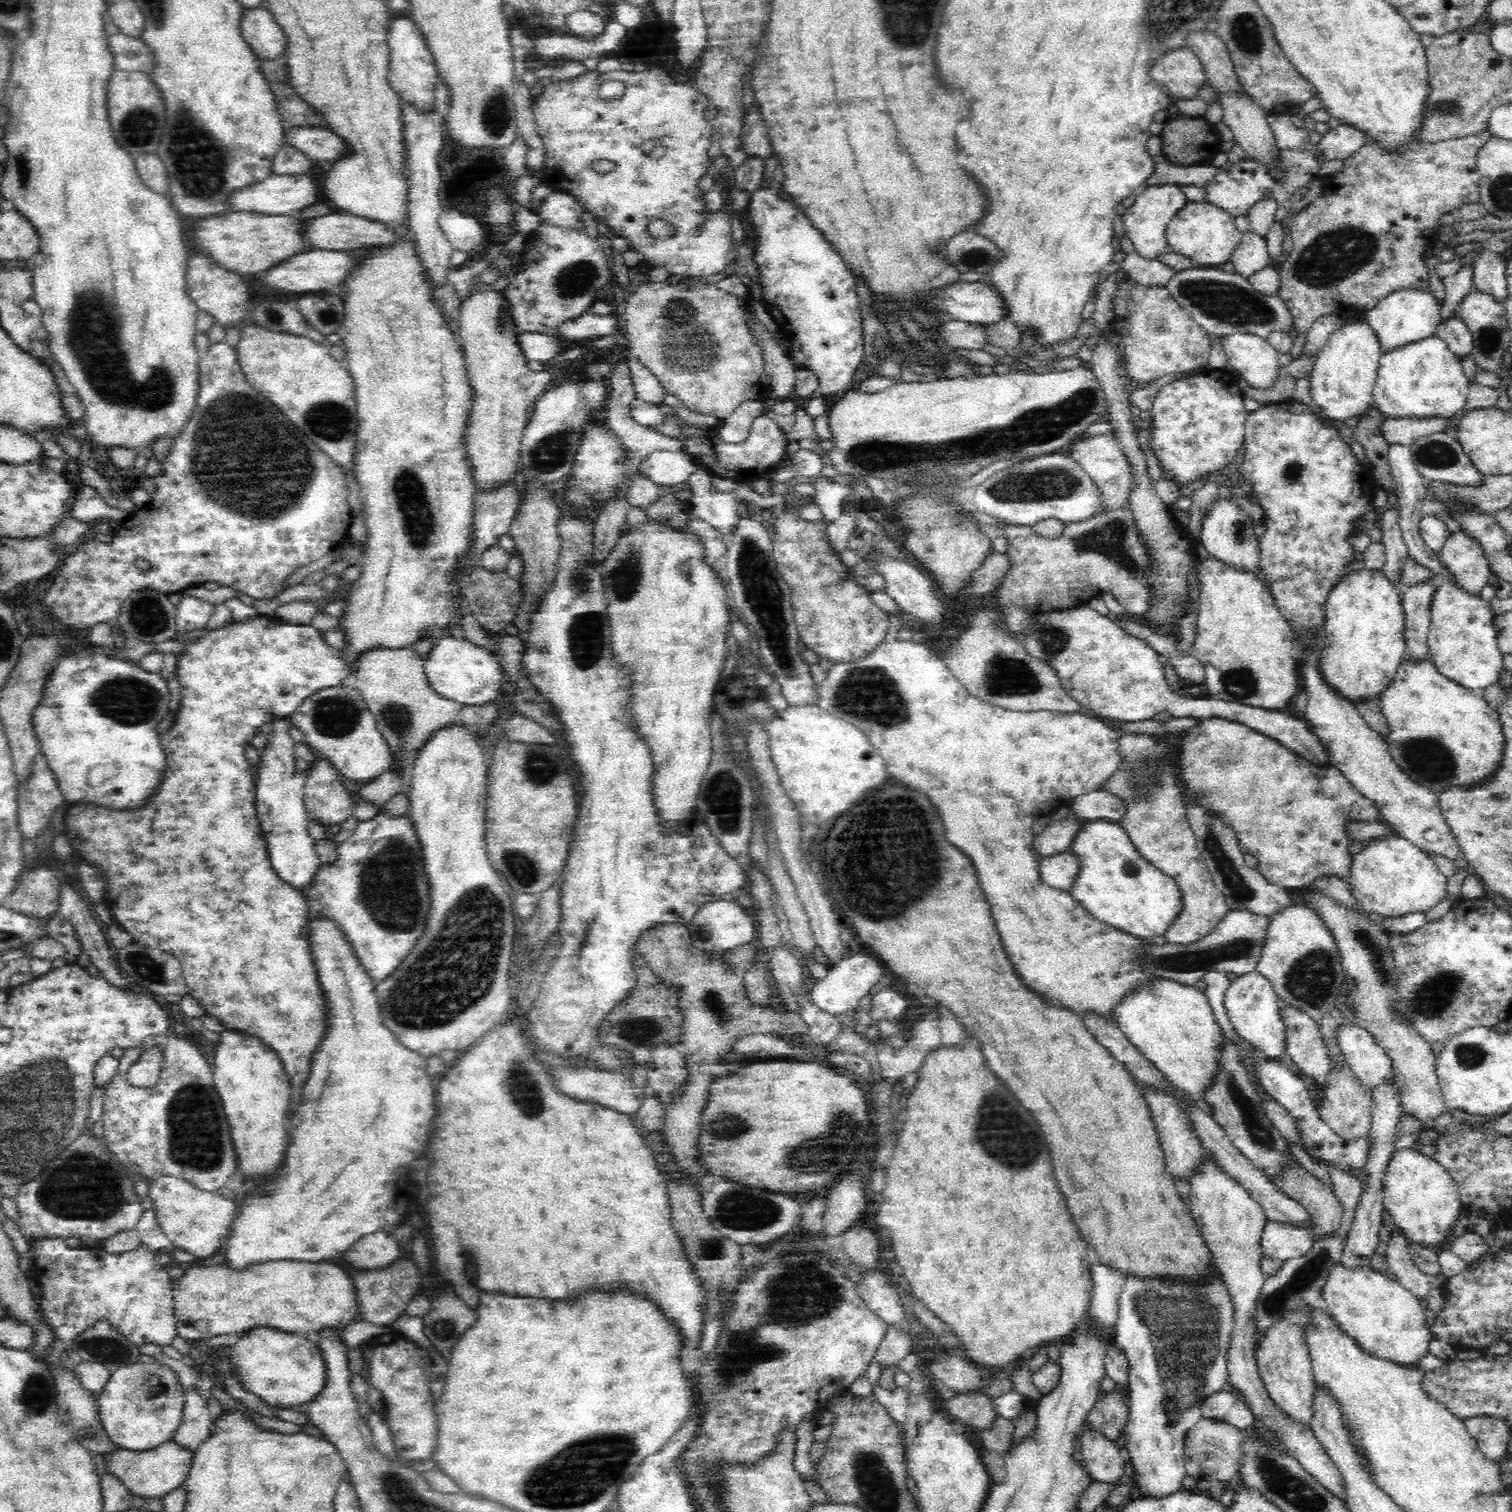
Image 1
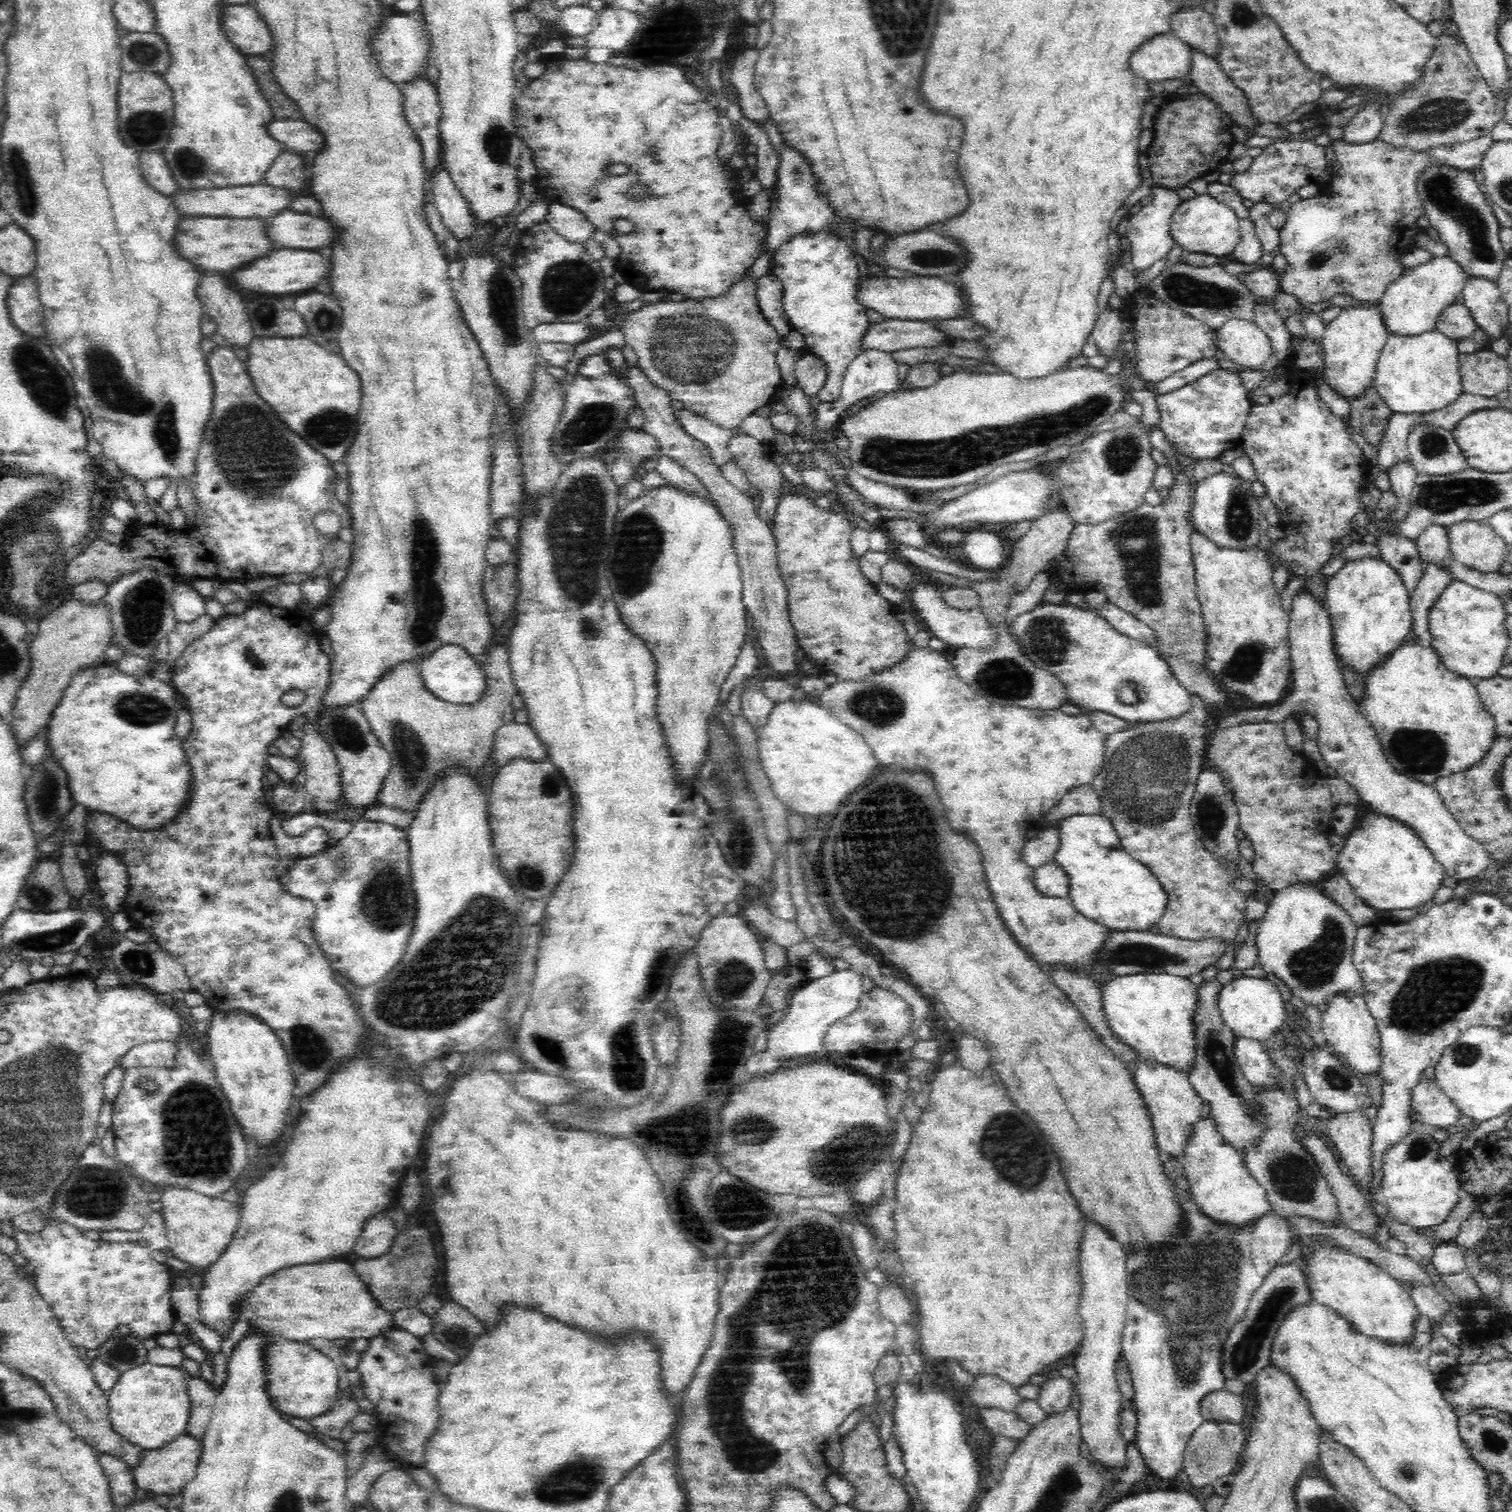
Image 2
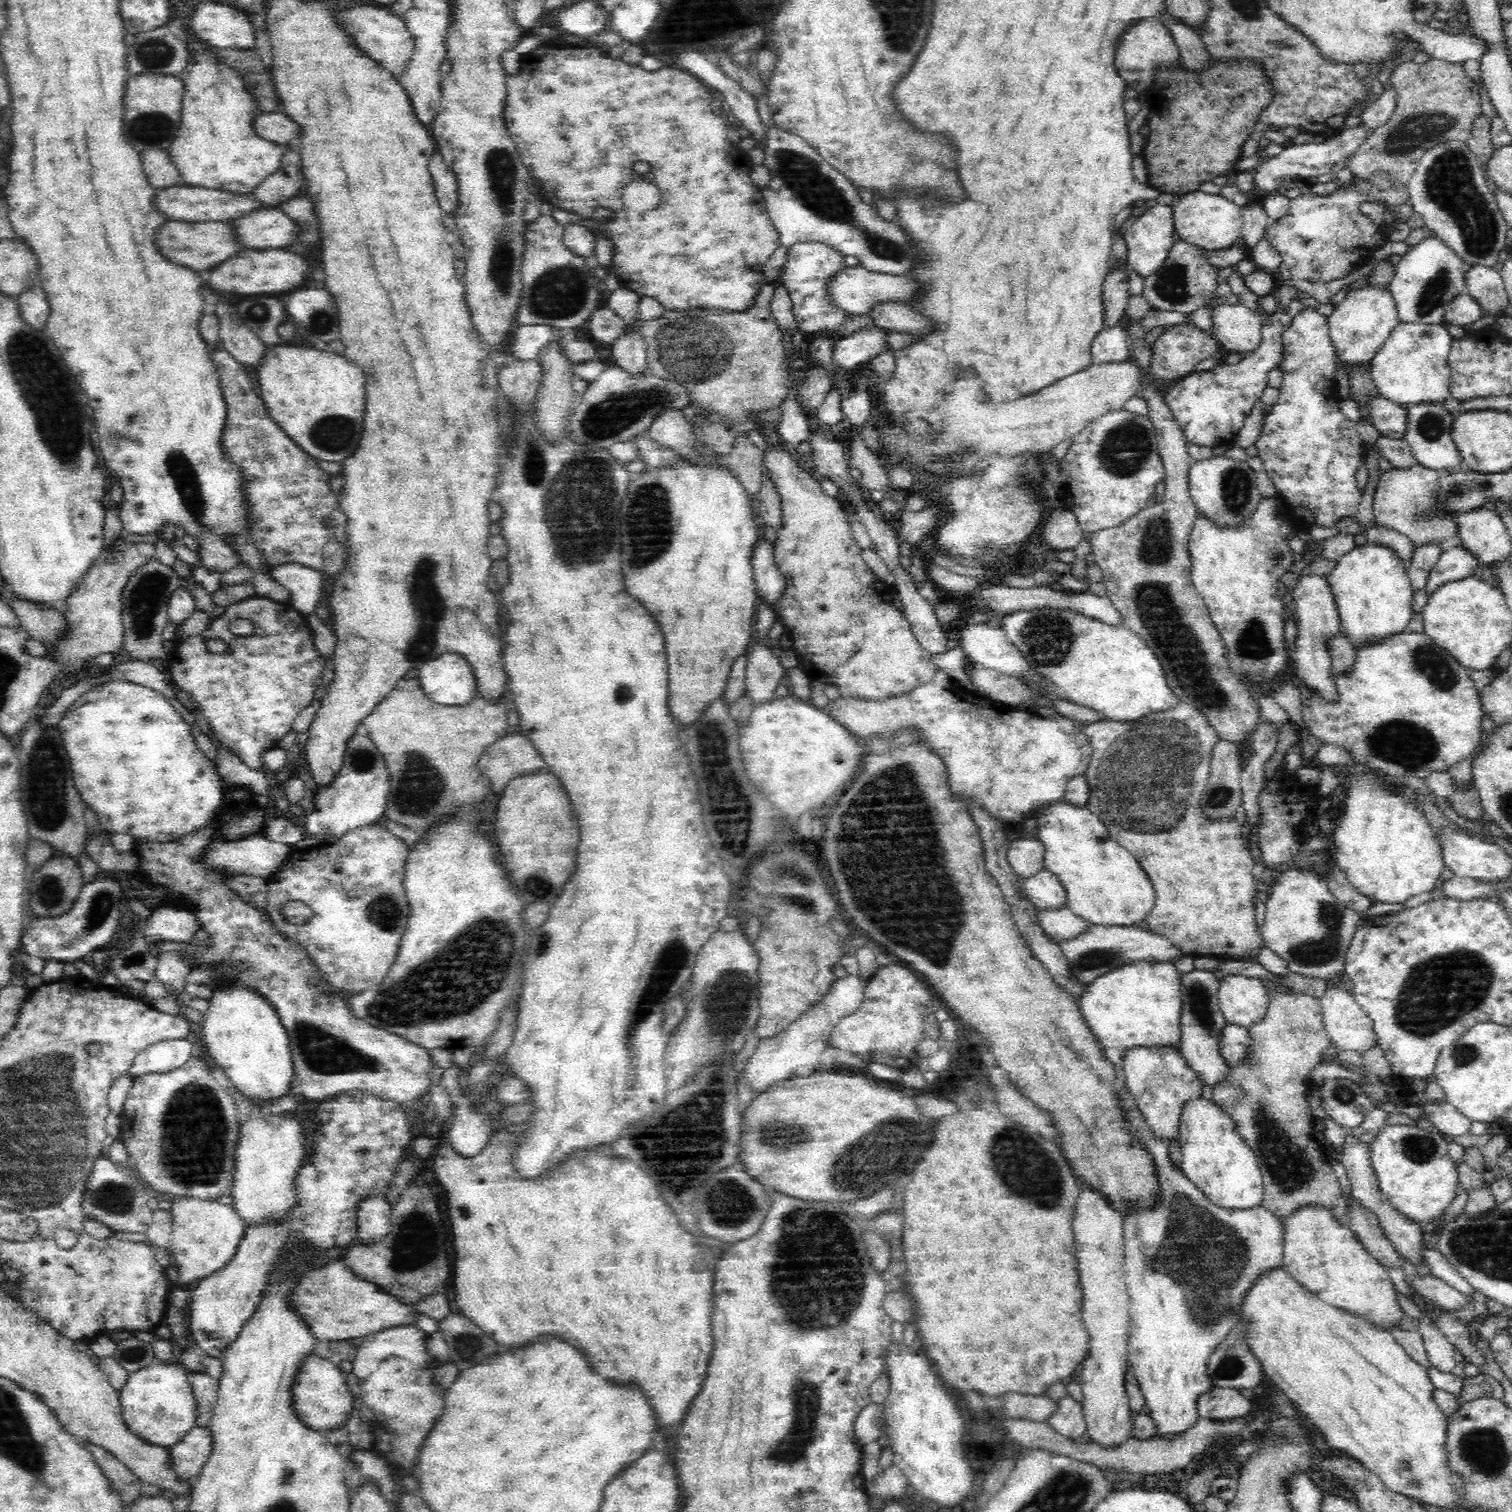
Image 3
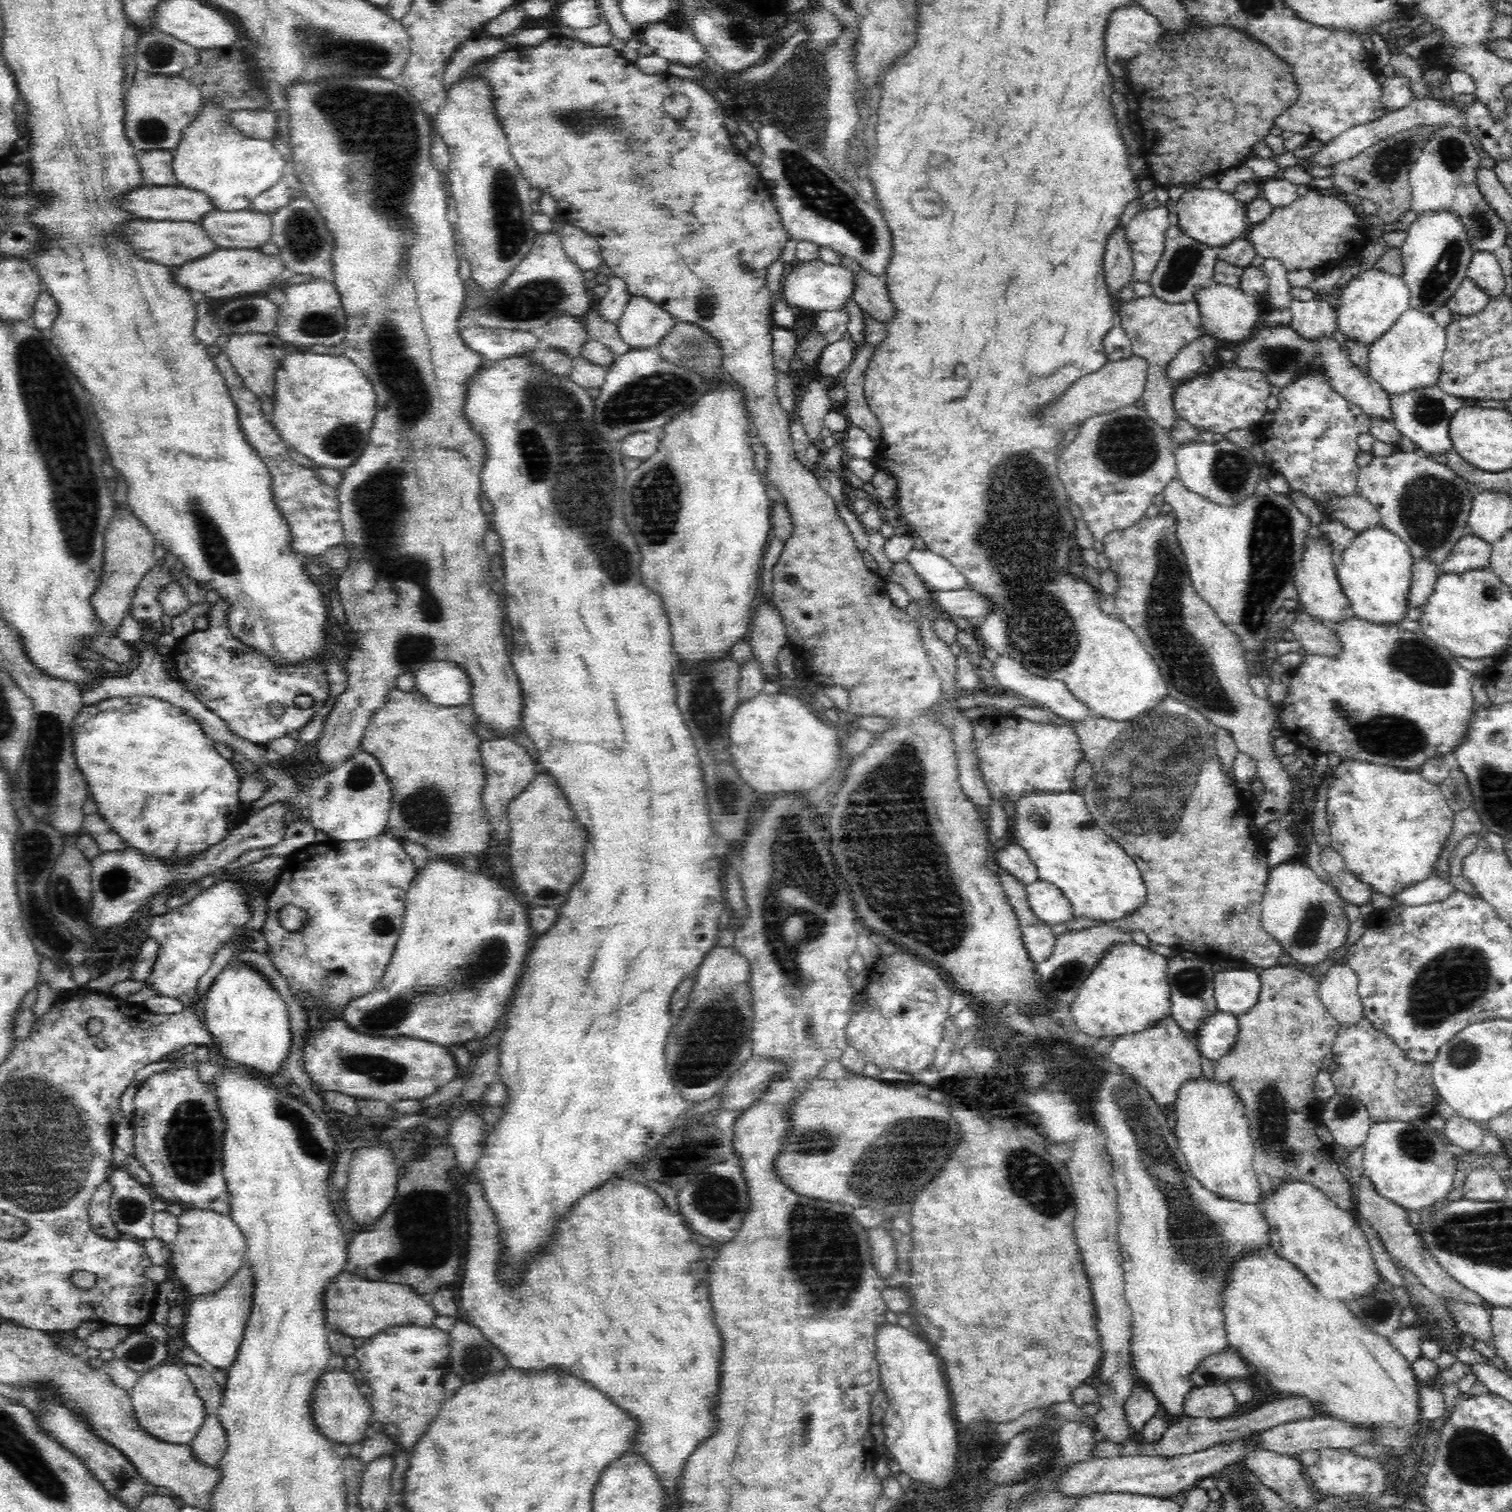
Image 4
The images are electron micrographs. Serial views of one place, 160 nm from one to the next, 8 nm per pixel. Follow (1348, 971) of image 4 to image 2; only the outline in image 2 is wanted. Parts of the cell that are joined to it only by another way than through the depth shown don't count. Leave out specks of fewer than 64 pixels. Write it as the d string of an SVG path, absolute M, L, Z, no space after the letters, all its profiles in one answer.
M1346 993L1332 998L1321 1011L1321 1031L1326 1036L1326 1044L1331 1051L1336 1052L1354 1073L1372 1076L1373 1072L1381 1070L1381 1036L1376 1019L1371 1015L1361 994Z

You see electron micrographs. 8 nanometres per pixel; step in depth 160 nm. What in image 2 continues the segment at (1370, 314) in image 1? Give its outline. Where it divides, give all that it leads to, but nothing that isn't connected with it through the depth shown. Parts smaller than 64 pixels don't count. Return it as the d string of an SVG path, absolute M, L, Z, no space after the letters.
M1432 255L1430 261L1404 271L1402 276L1387 287L1383 298L1379 301L1381 316L1385 328L1395 334L1414 334L1436 329L1436 325L1444 308L1459 302L1460 296L1468 280L1468 274L1448 256Z

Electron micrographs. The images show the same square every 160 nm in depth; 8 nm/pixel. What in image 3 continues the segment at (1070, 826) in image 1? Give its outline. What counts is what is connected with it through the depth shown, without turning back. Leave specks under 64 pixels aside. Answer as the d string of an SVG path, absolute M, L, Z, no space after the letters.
M1012 839L1007 850L1007 859L1015 874L1030 878L1043 869L1044 845L1039 840Z

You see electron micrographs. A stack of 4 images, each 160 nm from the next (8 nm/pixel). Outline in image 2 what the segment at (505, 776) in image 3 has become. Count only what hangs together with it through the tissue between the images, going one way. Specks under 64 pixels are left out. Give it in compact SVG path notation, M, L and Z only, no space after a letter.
M514 722L502 726L496 733L492 742L491 756L499 768L508 766L518 757L528 759L529 762L544 762L548 760L544 742L528 724Z

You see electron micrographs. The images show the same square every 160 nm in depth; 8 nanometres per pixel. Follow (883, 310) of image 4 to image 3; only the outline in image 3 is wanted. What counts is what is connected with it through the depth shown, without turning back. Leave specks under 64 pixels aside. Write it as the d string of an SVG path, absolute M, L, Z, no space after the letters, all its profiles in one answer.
M880 302L866 314L874 322L874 326L888 328L891 331L904 334L918 334L928 332L932 325L924 315L914 311L912 307L902 302Z

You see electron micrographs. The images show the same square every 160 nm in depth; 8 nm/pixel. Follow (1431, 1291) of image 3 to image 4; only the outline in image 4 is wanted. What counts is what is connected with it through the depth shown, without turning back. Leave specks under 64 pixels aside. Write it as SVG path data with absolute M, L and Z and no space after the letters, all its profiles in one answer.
M1447 1301L1449 1309L1452 1311L1452 1315L1456 1317L1456 1323L1458 1323L1458 1330L1461 1330L1465 1334L1470 1334L1473 1338L1480 1342L1486 1342L1492 1345L1493 1344L1493 1331L1491 1326L1491 1312L1488 1312L1484 1307L1480 1307L1474 1304L1466 1303L1454 1303L1454 1301Z

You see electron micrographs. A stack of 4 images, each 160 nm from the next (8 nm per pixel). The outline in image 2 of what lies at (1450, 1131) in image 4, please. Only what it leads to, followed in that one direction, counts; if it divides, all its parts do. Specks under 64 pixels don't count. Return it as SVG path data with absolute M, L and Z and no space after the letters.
M1424 1075L1412 1089L1412 1108L1422 1128L1423 1124L1428 1124L1428 1127L1448 1130L1456 1126L1462 1117L1460 1109L1446 1096L1438 1083Z

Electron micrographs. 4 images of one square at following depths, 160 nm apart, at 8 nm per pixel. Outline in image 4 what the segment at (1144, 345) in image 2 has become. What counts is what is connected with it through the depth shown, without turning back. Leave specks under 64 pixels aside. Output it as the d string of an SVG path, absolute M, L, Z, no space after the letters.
M1204 334L1196 338L1167 366L1166 373L1172 380L1192 380L1200 372L1200 366L1206 364L1213 358L1216 338L1210 334Z

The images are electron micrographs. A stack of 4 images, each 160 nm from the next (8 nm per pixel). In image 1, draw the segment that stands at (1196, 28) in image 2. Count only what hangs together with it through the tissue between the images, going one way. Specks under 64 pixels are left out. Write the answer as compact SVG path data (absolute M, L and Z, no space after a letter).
M1207 28L1190 32L1186 48L1198 55L1204 67L1206 78L1208 78L1207 82L1214 88L1216 93L1246 93L1234 70L1227 46L1215 35L1215 32Z

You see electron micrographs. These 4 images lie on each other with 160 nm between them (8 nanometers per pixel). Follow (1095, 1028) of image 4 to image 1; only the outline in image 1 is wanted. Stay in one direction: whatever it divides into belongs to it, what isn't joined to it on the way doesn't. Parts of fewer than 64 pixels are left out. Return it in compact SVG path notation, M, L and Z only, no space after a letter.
M1162 979L1152 982L1152 986L1142 988L1116 1008L1116 1022L1122 1032L1143 1055L1146 1060L1153 1062L1156 1068L1169 1080L1179 1091L1199 1100L1206 1096L1210 1086L1214 1086L1216 1076L1222 1070L1222 1048L1225 1037L1222 1026L1216 1020L1214 1009L1206 996L1205 991L1195 986L1184 986L1179 982Z

